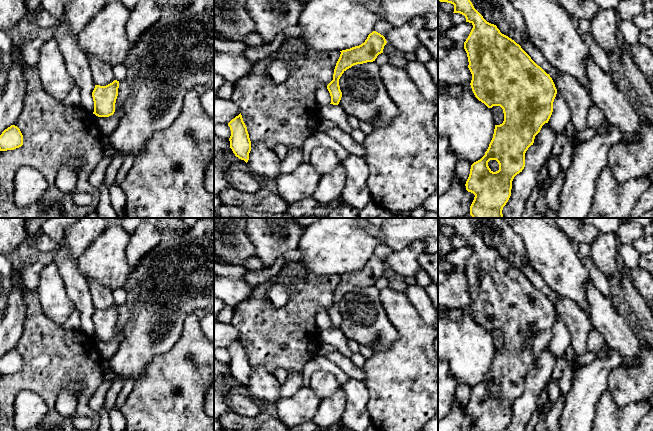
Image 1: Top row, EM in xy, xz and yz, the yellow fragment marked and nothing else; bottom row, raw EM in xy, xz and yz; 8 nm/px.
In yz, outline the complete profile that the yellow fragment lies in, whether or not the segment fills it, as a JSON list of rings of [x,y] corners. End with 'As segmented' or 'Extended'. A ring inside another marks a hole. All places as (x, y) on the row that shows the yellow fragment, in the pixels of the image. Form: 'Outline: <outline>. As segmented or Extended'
Outline: [[[470,0],[439,1],[453,4],[453,13],[464,15],[466,22],[473,25],[468,38],[464,42],[464,49],[468,57],[468,68],[472,74],[470,85],[475,97],[488,108],[500,106],[503,109],[503,123],[495,125],[493,138],[485,155],[471,165],[470,174],[465,184],[466,190],[475,195],[470,206],[472,218],[503,218],[502,210],[511,196],[512,181],[524,169],[526,151],[533,145],[535,136],[540,132],[542,126],[548,123],[552,115],[557,89],[550,75],[538,66],[519,44],[502,34],[496,25],[487,22],[474,8]],[[490,160],[498,162],[498,171],[493,172],[489,168],[488,162]]]. As segmented

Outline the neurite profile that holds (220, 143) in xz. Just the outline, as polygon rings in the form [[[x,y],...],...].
[[[214,133],[214,152],[216,153],[228,148],[230,148],[229,139],[221,138]]]

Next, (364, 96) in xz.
[[[375,61],[344,71],[339,86],[342,92],[339,105],[348,116],[377,128],[386,127],[398,116],[398,108],[387,93]]]

